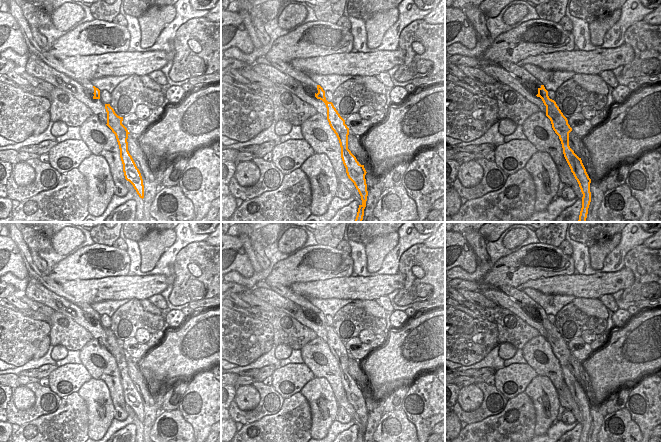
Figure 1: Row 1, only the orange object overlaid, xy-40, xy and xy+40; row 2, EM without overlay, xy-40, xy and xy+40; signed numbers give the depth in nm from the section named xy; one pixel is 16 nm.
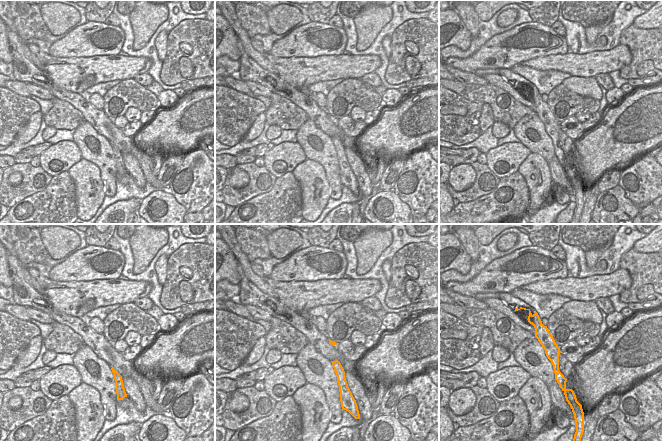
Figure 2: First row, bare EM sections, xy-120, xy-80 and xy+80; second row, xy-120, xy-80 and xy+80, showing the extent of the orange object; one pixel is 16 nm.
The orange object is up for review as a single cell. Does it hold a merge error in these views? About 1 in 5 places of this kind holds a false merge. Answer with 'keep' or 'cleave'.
keep

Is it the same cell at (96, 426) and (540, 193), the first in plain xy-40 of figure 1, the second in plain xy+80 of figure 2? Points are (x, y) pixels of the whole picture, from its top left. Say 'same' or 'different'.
same

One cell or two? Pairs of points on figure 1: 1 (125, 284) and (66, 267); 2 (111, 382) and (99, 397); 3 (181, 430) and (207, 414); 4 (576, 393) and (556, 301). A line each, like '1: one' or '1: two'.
1: two
2: two
3: two
4: two

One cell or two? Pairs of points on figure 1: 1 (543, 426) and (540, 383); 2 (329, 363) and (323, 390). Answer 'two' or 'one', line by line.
1: one
2: two

